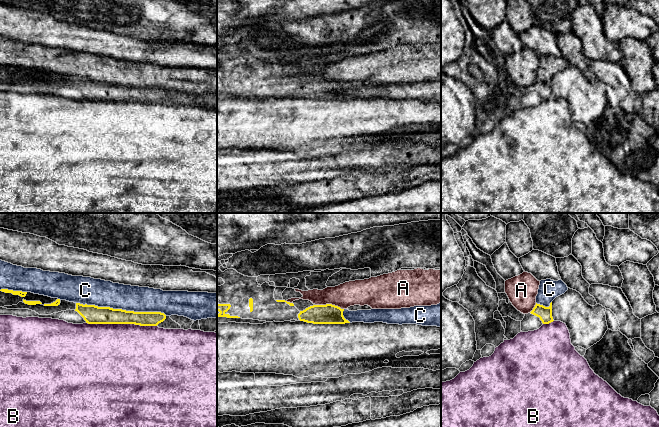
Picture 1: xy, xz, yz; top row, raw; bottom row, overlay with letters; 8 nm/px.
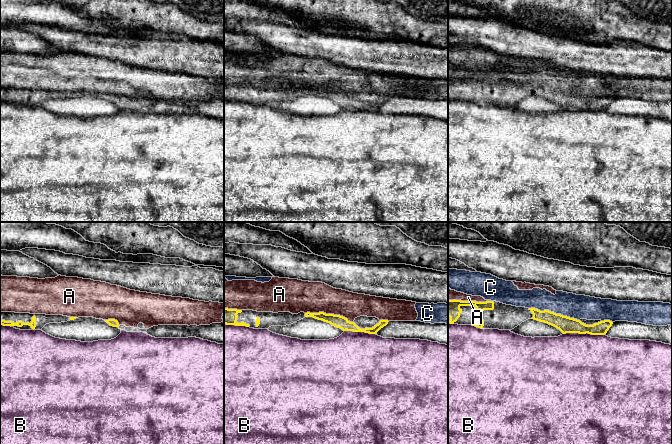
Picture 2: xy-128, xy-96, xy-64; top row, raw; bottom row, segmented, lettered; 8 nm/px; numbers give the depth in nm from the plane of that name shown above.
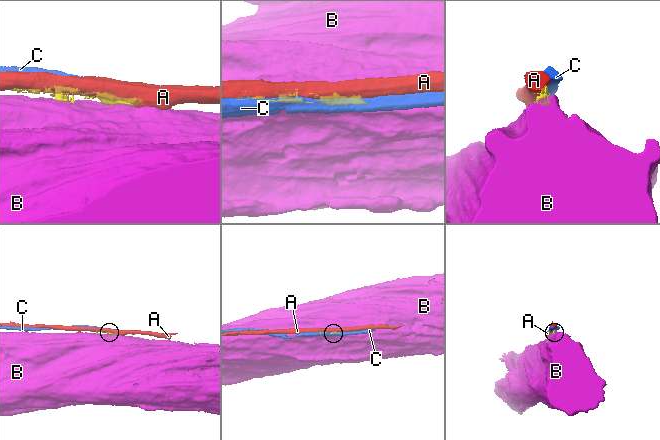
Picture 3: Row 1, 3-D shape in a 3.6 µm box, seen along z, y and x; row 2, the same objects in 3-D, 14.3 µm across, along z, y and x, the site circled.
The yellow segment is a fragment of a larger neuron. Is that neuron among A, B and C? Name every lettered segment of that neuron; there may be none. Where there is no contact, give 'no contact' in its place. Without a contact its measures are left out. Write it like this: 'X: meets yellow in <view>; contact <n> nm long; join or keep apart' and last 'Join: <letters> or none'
A: meets yellow in xz; contact 240 nm long; keep apart
B: meets yellow in xy; contact 550 nm long; keep apart
C: meets yellow in xy; contact 750 nm long; join
Join: C

